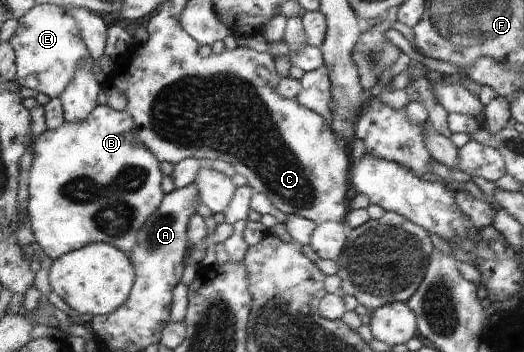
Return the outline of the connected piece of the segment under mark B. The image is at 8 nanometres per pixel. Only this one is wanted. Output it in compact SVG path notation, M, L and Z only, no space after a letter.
M96 105L84 122L62 122L56 130L41 133L33 141L33 160L28 182L27 215L40 251L50 260L90 243L108 242L130 255L136 246L136 234L160 206L164 198L162 171L154 154L136 140L136 126L127 110L116 111L108 105Z

